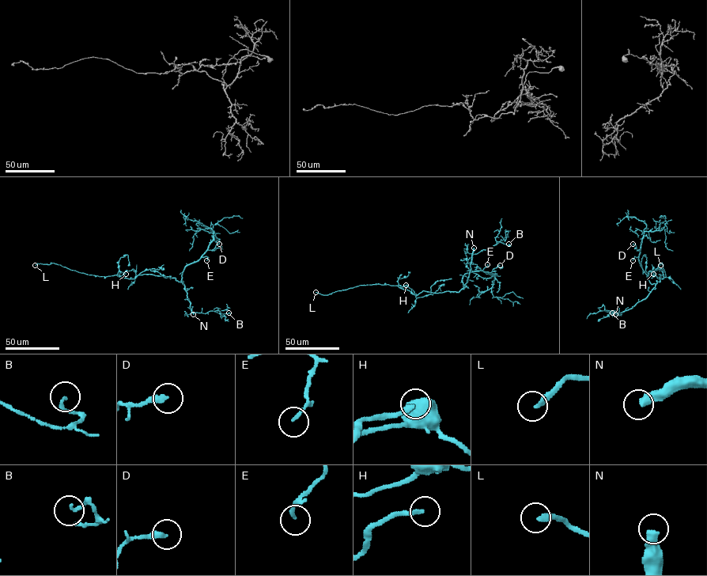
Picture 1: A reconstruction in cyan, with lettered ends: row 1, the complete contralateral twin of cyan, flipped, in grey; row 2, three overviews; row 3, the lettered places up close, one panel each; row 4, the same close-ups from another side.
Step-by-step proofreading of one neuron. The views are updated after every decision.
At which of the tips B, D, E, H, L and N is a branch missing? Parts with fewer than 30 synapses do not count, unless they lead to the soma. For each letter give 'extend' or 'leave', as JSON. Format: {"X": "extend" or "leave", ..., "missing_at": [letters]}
{"B": "leave", "D": "leave", "E": "leave", "H": "extend", "L": "extend", "N": "extend", "missing_at": ["H", "L", "N"]}

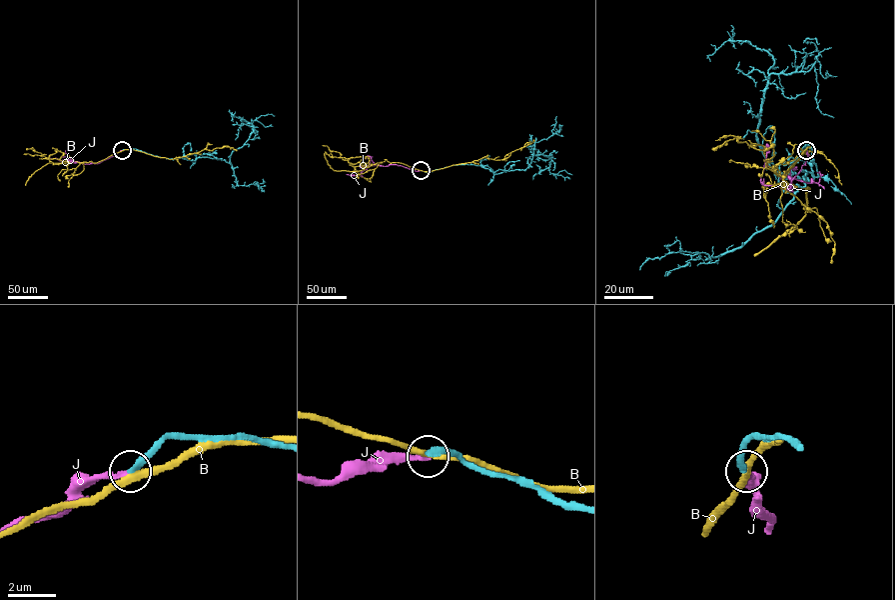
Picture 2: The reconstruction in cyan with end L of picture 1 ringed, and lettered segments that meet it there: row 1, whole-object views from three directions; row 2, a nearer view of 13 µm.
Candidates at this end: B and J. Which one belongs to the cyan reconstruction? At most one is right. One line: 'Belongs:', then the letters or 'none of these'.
Belongs: J

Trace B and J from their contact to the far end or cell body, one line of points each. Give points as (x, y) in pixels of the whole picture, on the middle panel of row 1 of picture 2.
B: (421, 170), (386, 159), (364, 167), (348, 160), (359, 175), (369, 181), (371, 177)
J: (421, 170), (390, 164), (369, 165), (360, 174), (347, 174)

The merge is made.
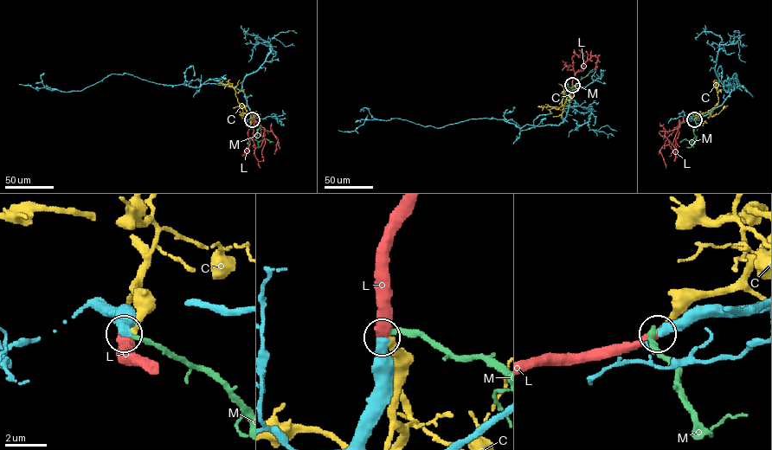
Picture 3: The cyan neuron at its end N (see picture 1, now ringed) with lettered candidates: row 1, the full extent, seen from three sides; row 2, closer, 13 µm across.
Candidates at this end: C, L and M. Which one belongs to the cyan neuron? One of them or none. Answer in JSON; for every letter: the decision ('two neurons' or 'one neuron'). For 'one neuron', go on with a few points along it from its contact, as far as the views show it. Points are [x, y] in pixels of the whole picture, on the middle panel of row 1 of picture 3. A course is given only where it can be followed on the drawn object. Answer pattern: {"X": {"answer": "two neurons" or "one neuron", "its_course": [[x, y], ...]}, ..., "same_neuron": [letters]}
{"C": {"answer": "two neurons"}, "L": {"answer": "one neuron", "its_course": [[572, 85], [574, 51], [580, 57]]}, "M": {"answer": "two neurons"}, "same_neuron": ["L"]}

